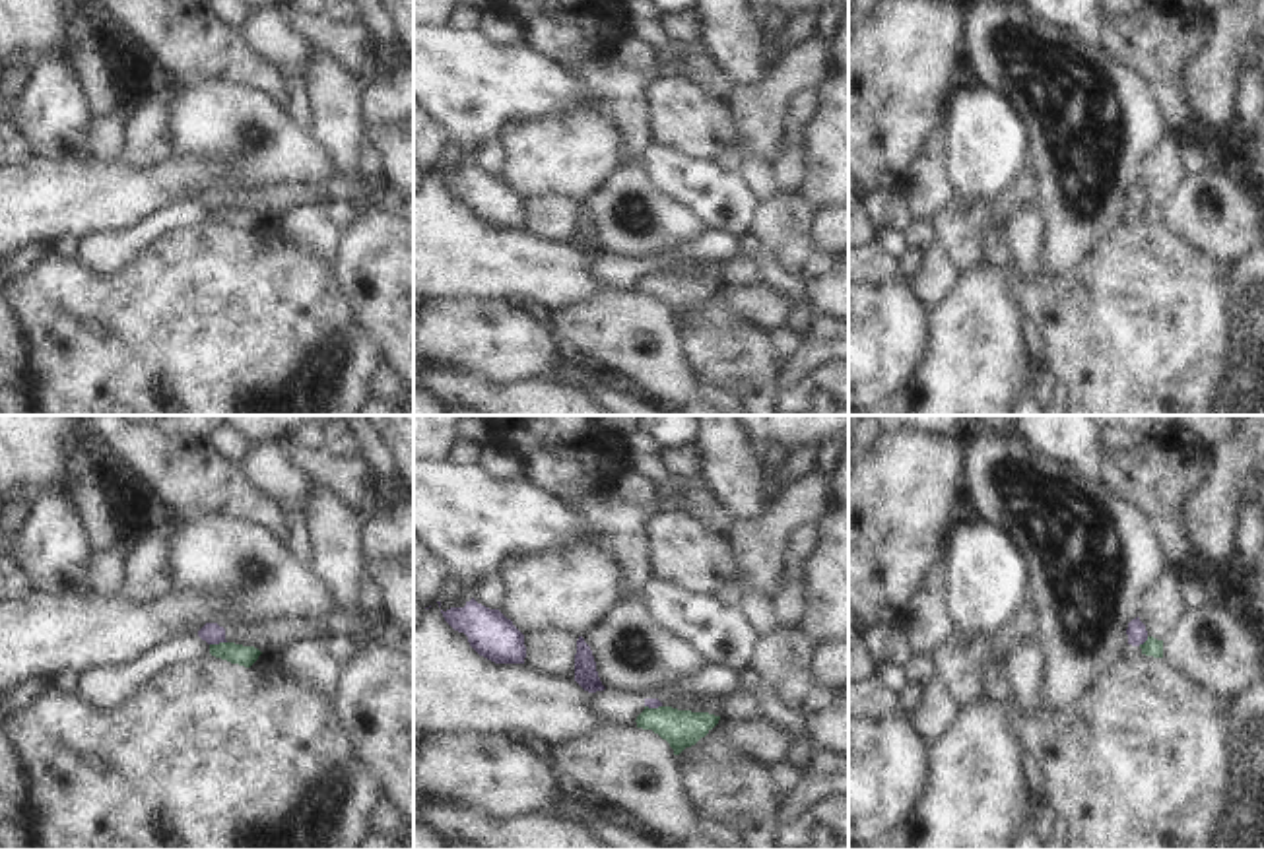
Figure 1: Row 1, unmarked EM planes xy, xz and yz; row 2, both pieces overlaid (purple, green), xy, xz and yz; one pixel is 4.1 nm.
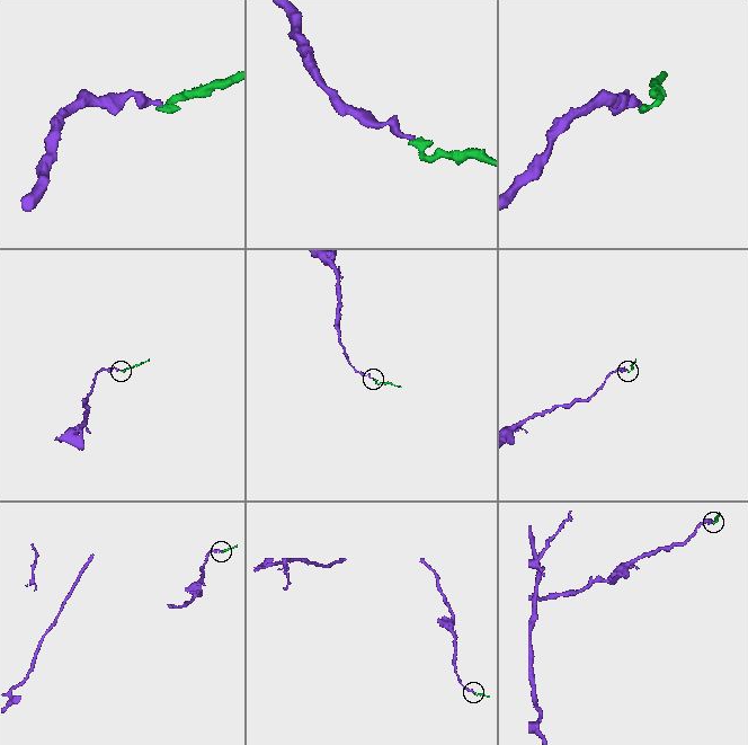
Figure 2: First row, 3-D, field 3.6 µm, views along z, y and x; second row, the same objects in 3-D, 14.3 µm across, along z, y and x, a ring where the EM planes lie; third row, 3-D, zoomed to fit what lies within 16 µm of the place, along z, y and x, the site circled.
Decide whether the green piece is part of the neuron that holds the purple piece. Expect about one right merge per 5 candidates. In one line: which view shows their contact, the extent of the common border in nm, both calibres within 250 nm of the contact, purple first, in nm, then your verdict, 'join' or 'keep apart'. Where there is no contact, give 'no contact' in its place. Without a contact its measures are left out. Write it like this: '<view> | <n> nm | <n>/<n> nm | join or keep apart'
xy | 70 nm | 90/80 nm | keep apart

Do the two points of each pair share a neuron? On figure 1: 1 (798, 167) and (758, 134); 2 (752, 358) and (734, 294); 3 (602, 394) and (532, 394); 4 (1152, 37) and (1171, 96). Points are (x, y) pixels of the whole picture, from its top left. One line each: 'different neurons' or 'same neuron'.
1: different neurons
2: different neurons
3: different neurons
4: same neuron

